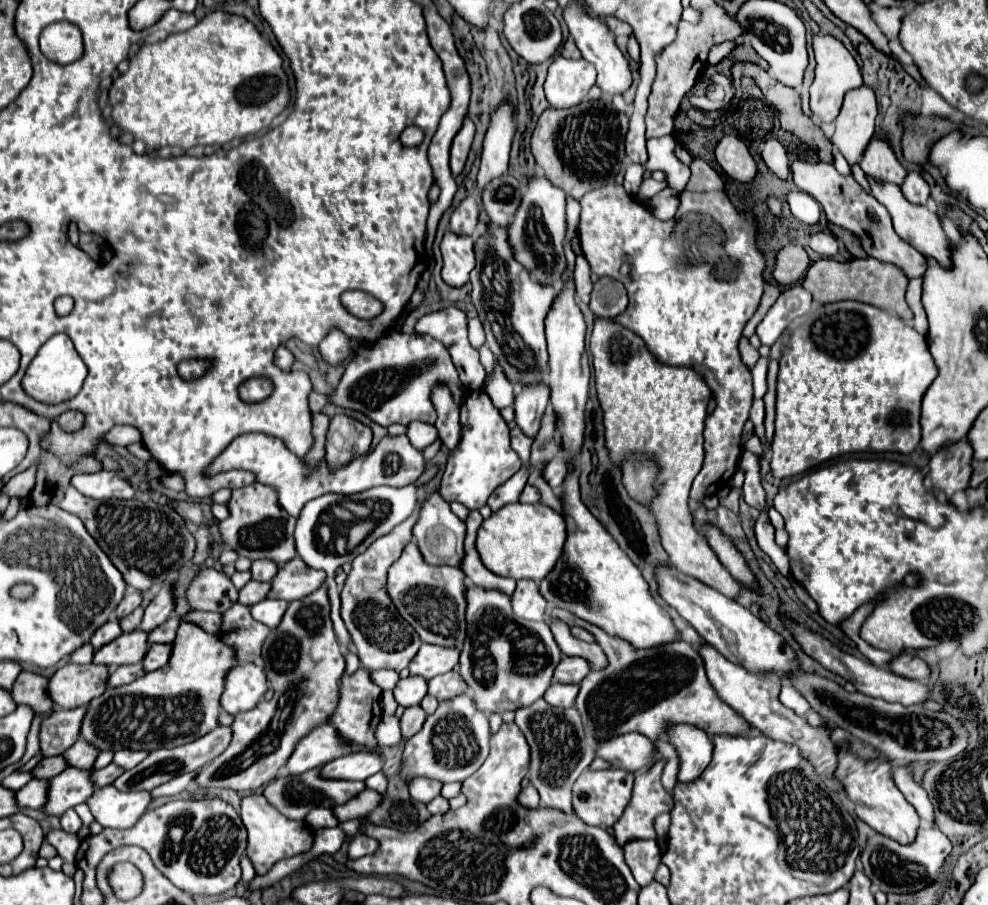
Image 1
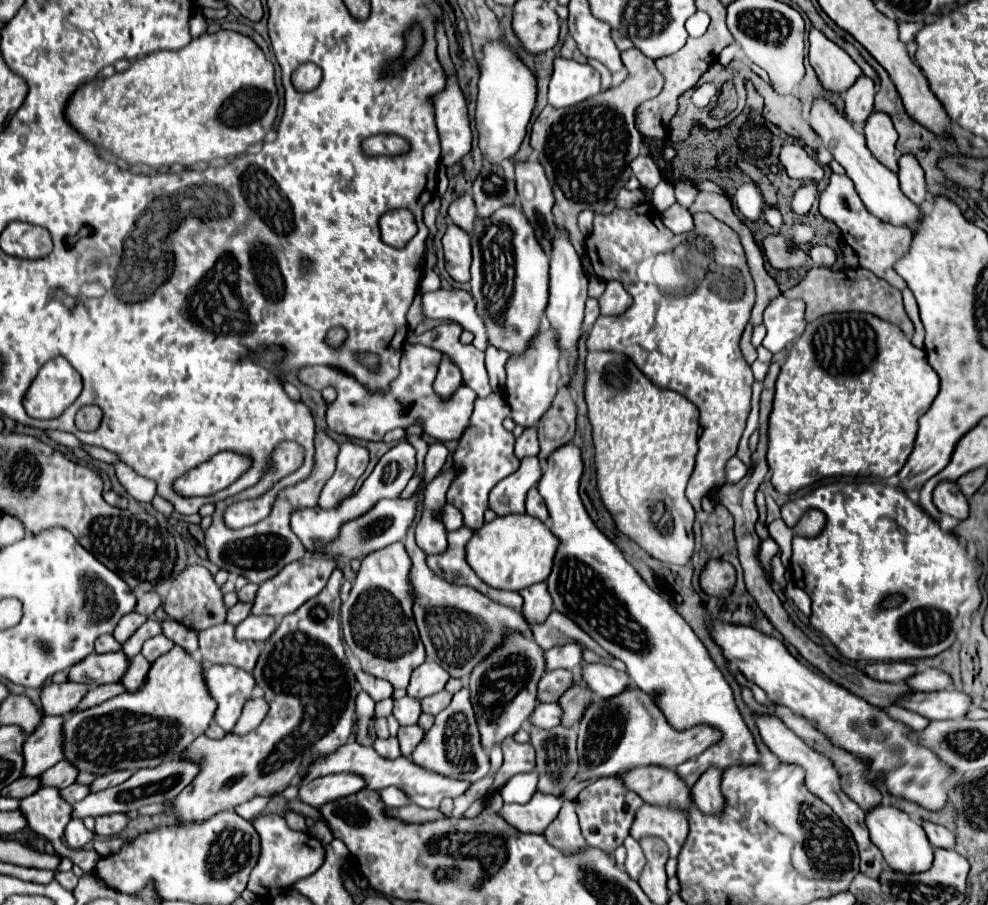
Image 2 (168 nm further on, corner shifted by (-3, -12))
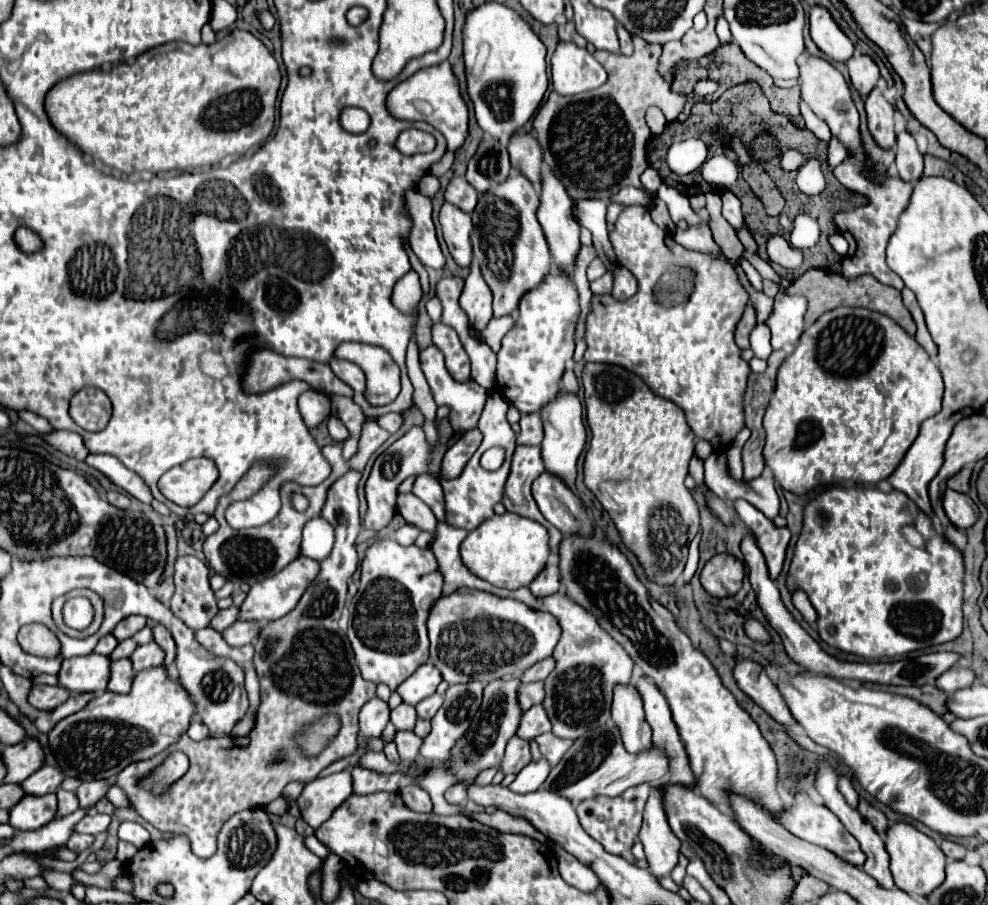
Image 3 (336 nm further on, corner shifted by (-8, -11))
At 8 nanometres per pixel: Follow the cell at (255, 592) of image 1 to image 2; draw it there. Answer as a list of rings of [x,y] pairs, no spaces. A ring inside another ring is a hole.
[[[238,602],[236,606],[232,606],[228,610],[228,622],[230,624],[240,624],[250,614],[250,608],[252,608],[252,602]]]

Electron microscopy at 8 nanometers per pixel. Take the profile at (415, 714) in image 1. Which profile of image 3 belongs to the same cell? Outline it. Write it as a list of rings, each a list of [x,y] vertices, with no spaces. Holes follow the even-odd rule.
[[[399,731],[395,735],[395,743],[401,755],[401,761],[411,763],[419,759],[419,747],[421,747],[421,739],[413,733],[413,731]]]

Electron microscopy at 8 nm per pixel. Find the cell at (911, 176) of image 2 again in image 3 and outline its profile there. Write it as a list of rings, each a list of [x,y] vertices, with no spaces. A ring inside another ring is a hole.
[[[901,131],[897,135],[895,153],[899,177],[903,181],[917,181],[923,175],[923,155],[919,153],[915,139],[907,131]]]

